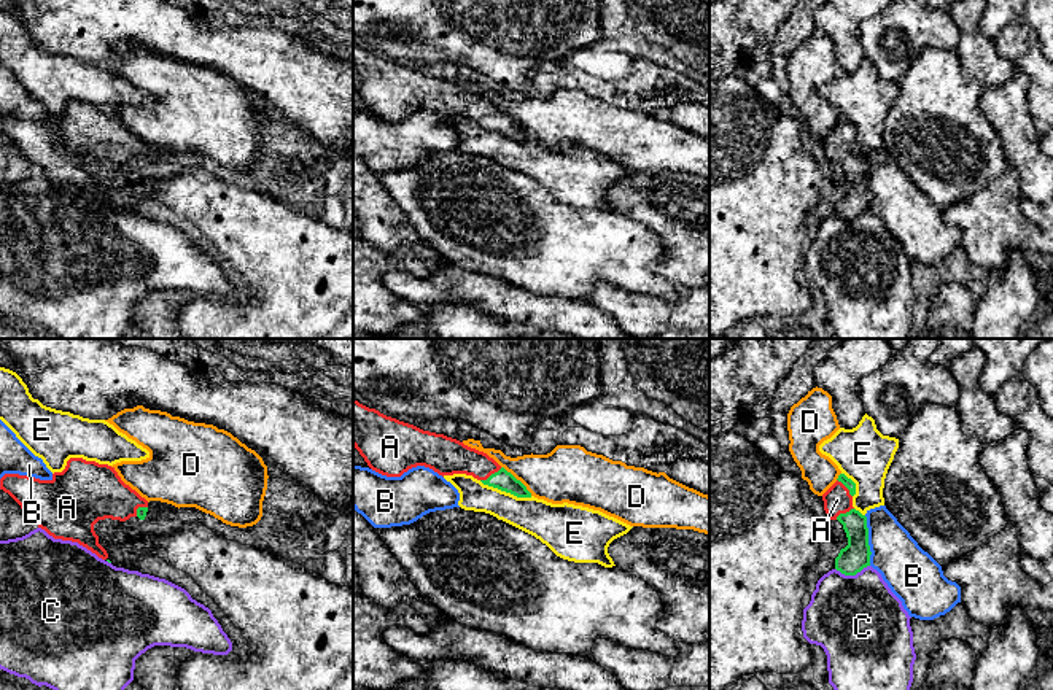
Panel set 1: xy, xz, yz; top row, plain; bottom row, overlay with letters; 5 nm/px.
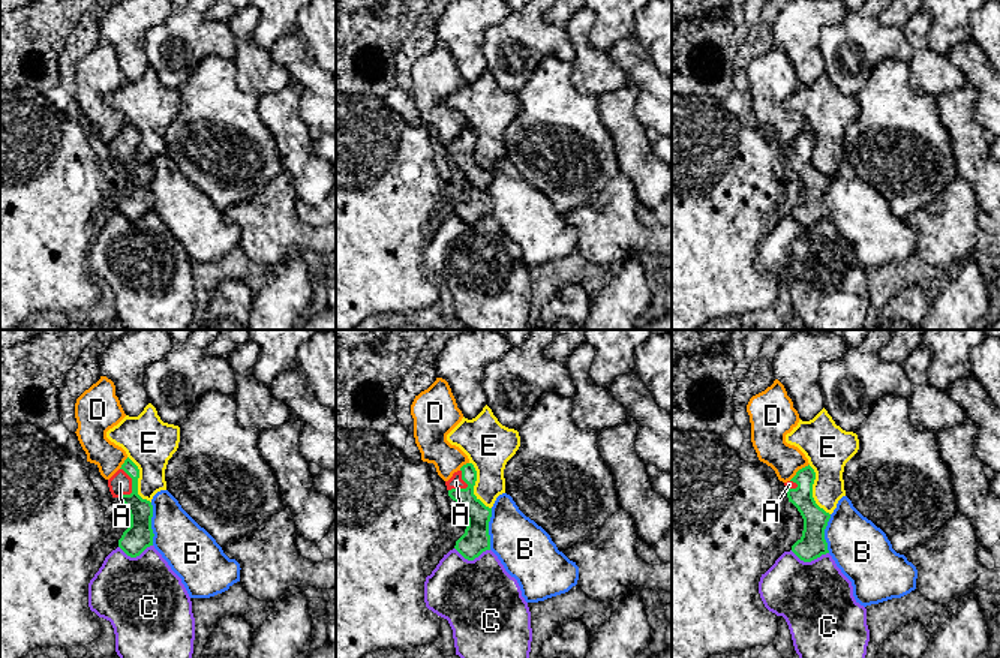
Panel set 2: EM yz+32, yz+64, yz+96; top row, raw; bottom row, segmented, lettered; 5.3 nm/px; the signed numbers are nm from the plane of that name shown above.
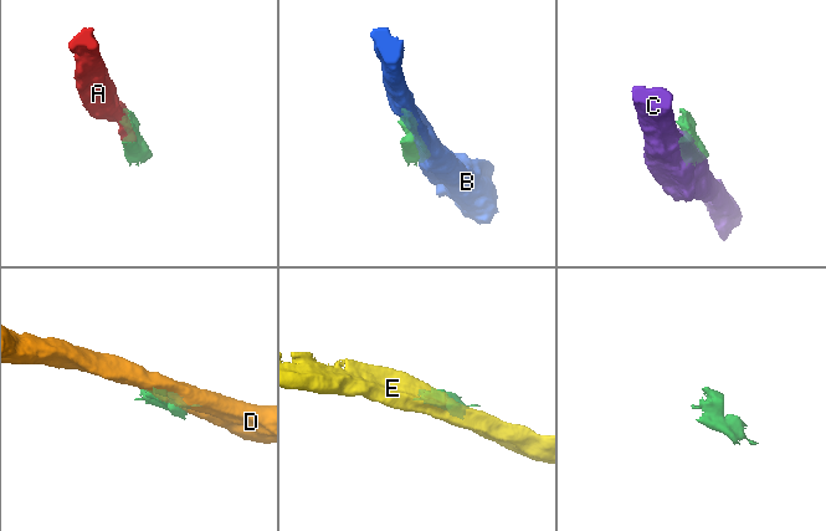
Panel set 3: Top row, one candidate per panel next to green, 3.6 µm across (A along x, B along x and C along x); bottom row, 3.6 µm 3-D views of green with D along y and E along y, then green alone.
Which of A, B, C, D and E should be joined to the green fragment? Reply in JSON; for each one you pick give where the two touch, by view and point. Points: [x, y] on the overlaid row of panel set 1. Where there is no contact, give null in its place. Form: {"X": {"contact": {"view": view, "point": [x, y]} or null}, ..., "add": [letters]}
{"A": {"contact": {"view": "xz", "point": [492, 474]}}, "add": ["A"]}

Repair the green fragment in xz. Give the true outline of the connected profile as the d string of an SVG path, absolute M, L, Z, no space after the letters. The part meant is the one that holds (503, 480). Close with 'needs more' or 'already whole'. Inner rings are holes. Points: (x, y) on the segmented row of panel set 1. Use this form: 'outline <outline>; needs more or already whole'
outline M355 399L353 447L372 471L387 477L401 477L412 467L425 466L442 477L466 474L517 498L531 498L526 486L487 453L387 417Z; needs more

